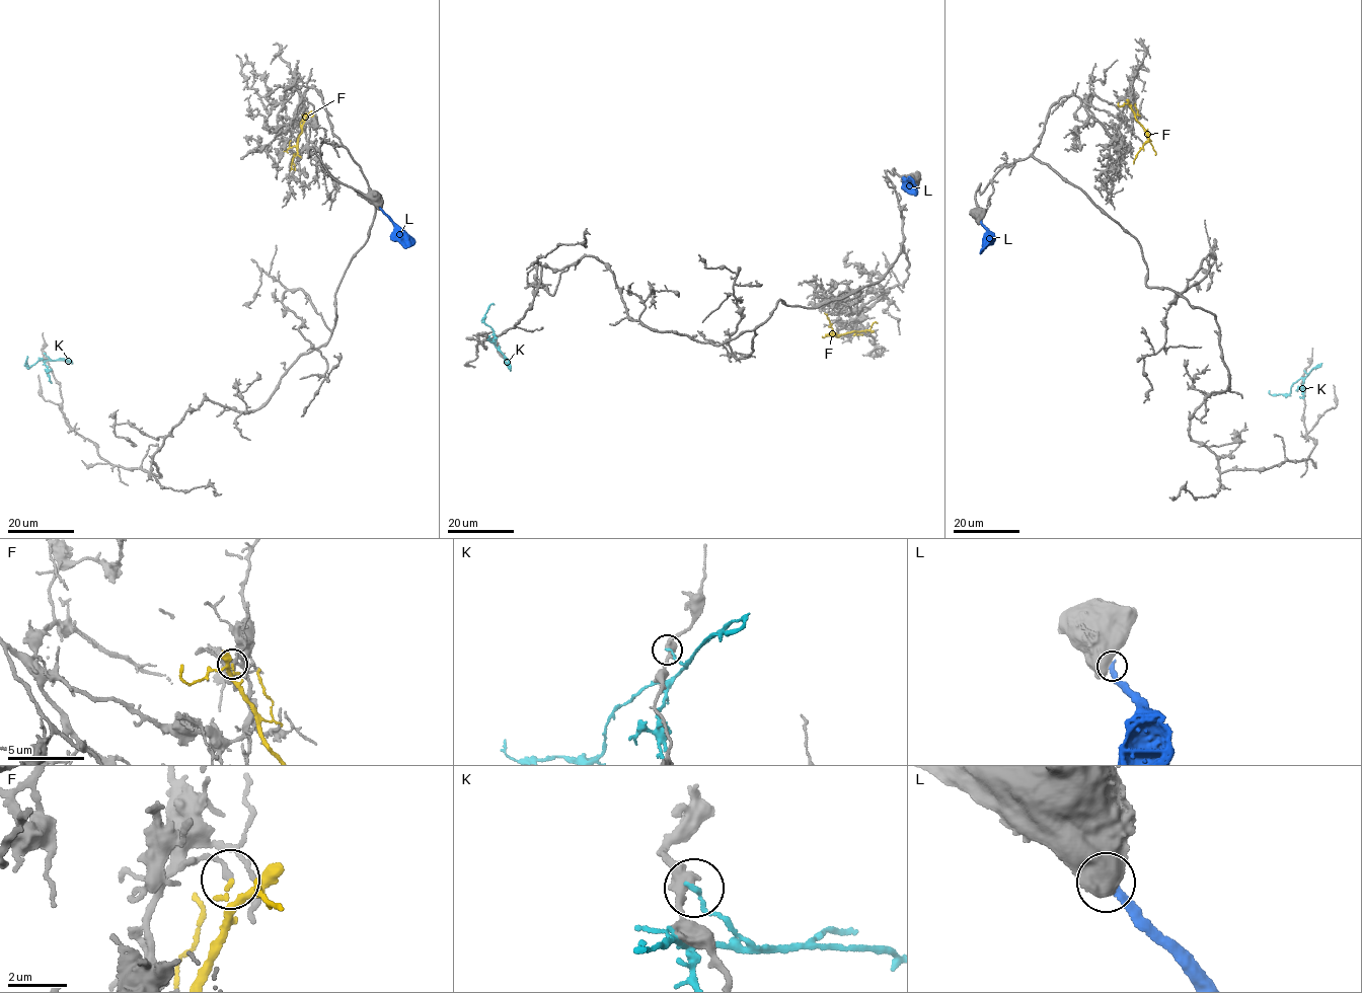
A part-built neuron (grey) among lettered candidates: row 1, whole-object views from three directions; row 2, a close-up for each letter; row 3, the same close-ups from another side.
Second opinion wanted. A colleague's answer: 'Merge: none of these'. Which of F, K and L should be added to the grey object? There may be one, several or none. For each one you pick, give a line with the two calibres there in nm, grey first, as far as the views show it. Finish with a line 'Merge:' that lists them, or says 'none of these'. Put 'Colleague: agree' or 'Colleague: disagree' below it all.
Merge: none of these
Colleague: agree

